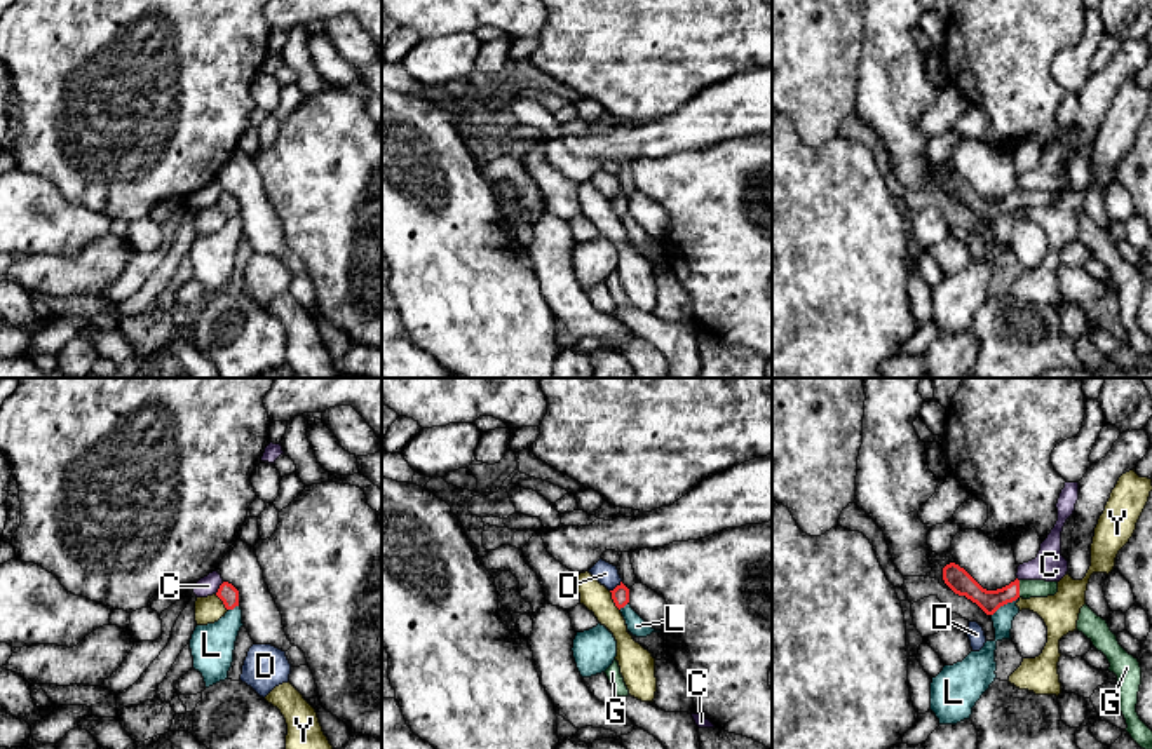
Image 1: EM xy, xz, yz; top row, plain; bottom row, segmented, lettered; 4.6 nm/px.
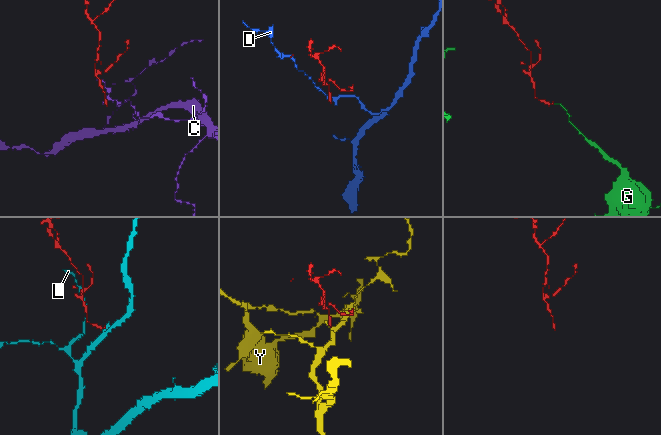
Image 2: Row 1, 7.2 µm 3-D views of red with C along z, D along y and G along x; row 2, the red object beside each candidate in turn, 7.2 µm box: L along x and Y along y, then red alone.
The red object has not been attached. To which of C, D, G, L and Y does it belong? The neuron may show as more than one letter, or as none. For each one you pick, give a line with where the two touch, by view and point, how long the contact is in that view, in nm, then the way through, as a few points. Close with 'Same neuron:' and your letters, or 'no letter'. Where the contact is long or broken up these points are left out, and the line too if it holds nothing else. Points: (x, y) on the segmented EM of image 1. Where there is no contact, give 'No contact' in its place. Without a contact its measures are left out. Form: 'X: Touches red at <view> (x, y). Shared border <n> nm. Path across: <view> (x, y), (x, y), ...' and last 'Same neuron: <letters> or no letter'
G: Touches red at yz (1018, 589). Shared border 80 nm
Same neuron: G

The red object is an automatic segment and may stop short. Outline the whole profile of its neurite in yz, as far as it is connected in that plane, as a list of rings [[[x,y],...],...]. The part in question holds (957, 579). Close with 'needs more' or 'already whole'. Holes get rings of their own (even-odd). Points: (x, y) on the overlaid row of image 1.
[[[955,563],[943,568],[943,580],[955,594],[971,599],[986,615],[993,615],[1000,606],[1013,603],[1018,597],[1047,597],[1058,592],[1058,582],[1018,578],[1002,589],[986,590]]]; needs more

